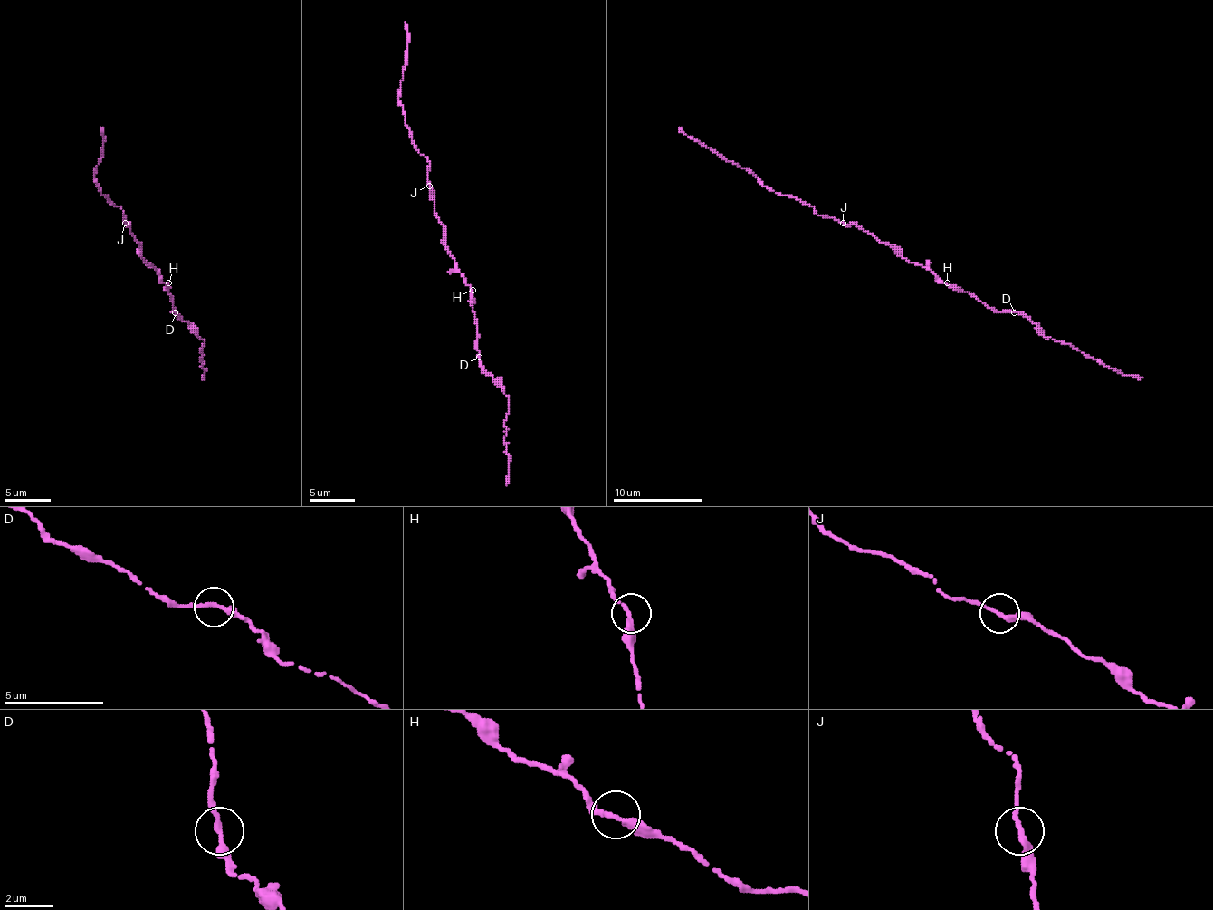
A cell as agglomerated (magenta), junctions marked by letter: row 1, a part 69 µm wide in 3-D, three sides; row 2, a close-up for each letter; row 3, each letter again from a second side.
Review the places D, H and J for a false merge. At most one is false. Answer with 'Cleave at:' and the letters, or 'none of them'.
Cleave at: none of them

